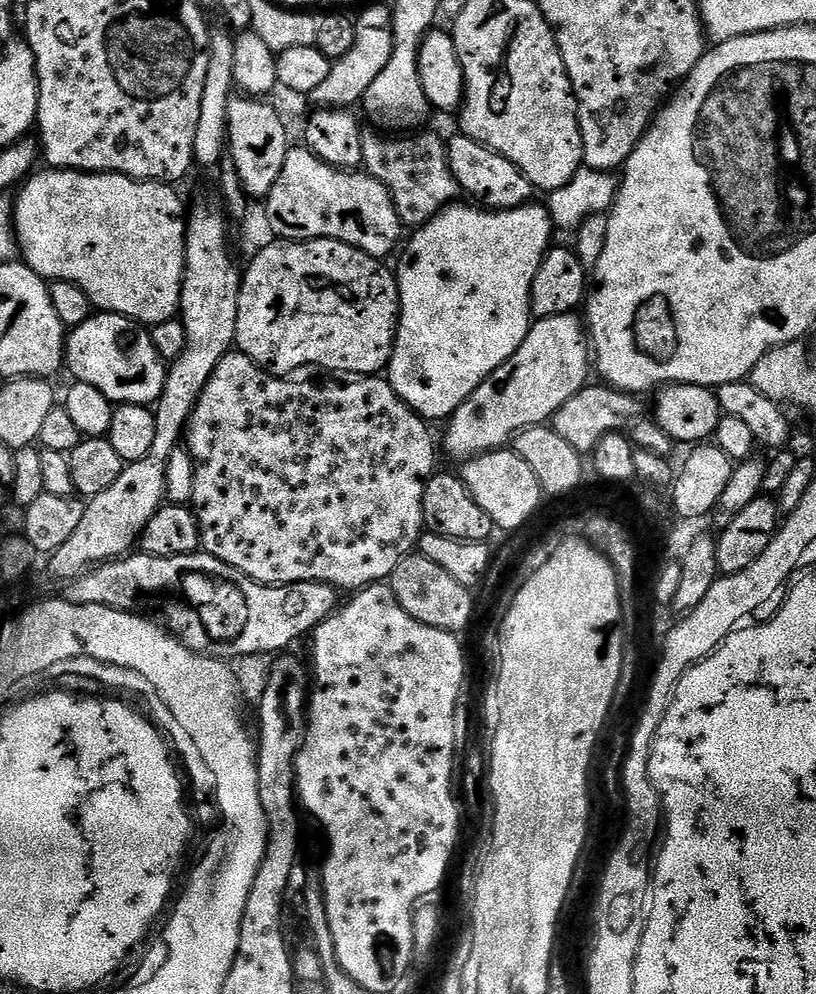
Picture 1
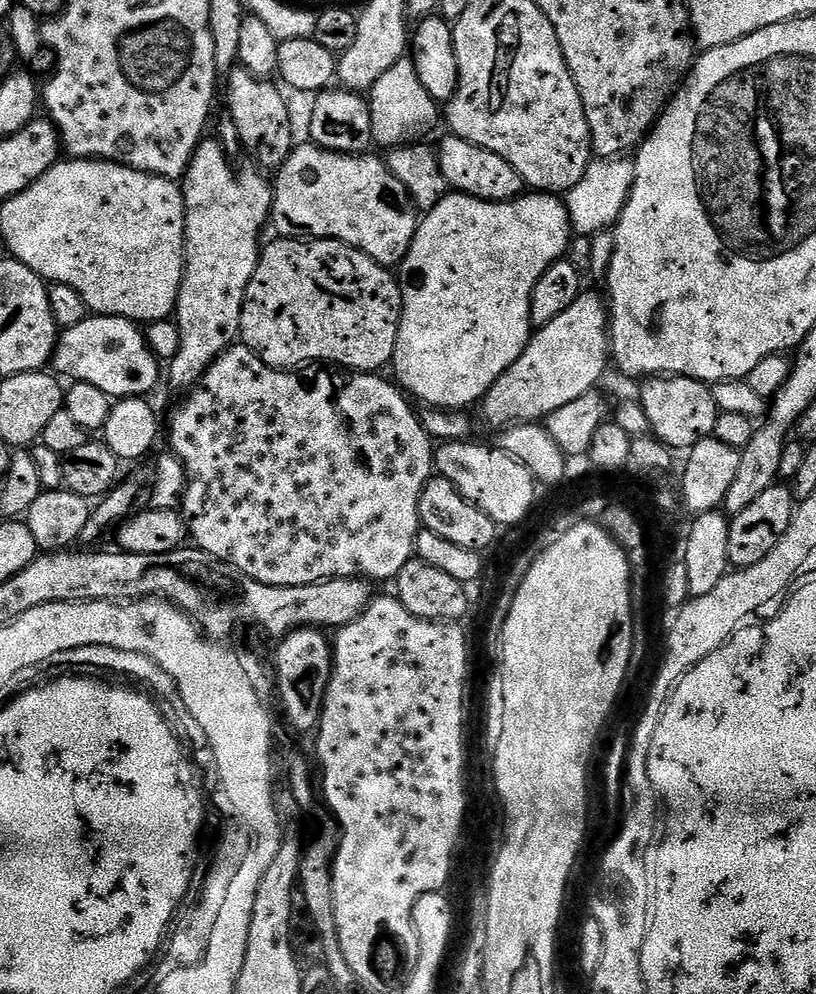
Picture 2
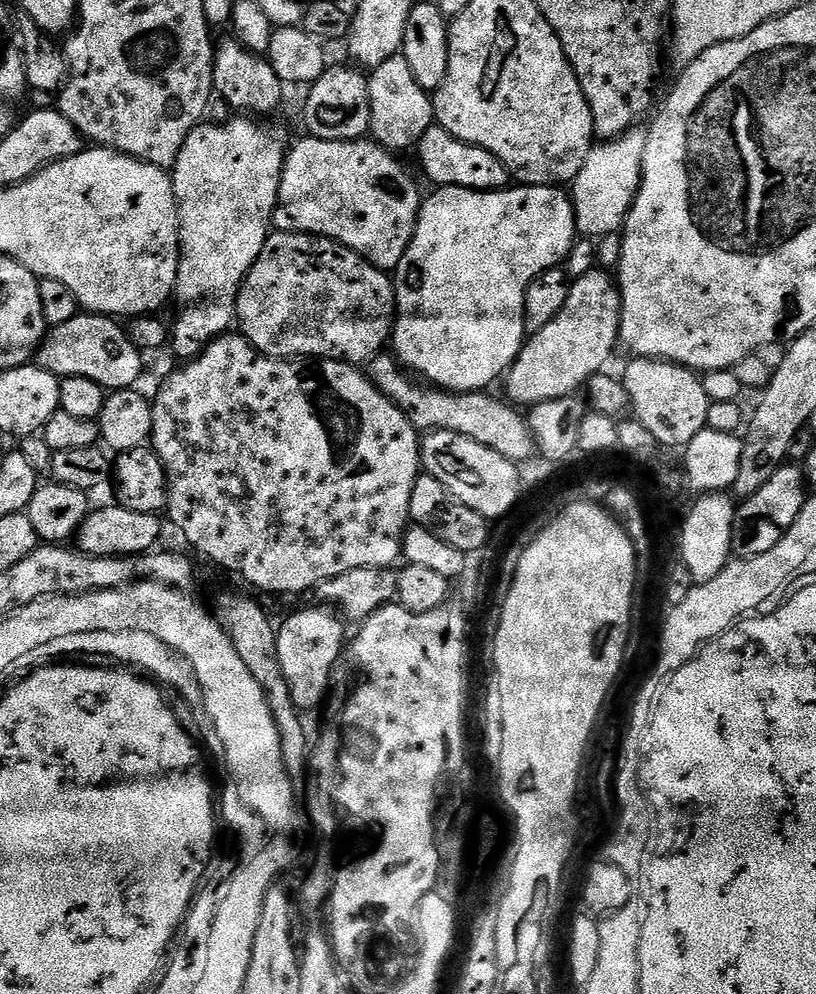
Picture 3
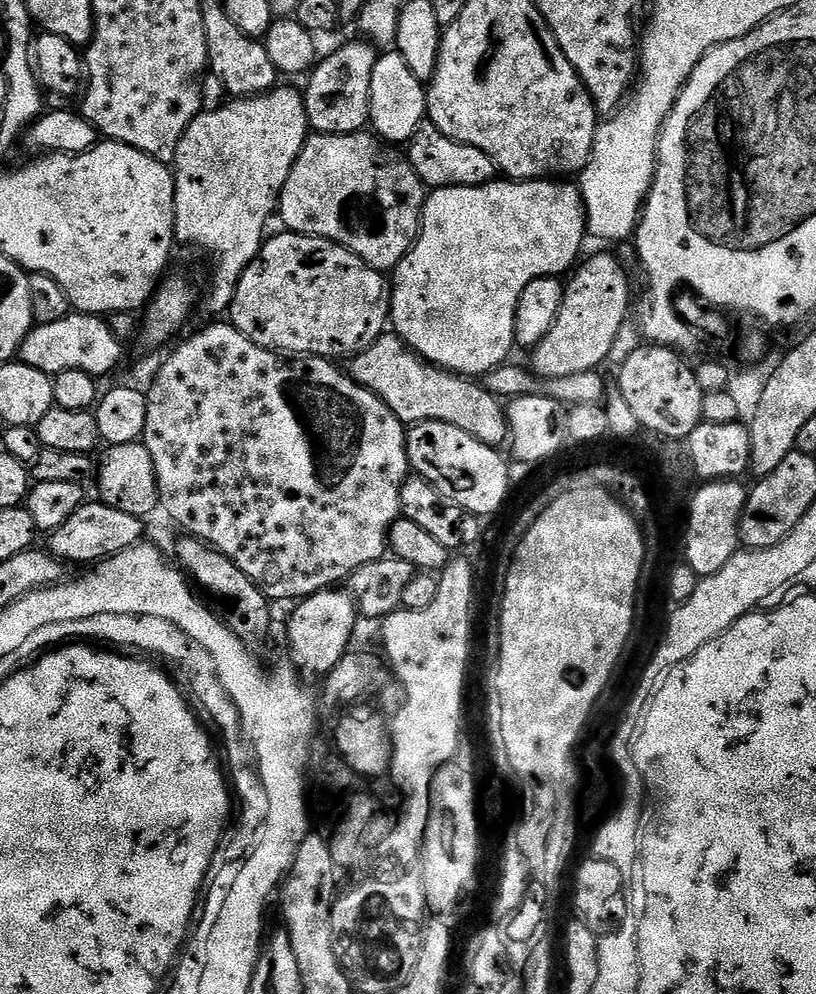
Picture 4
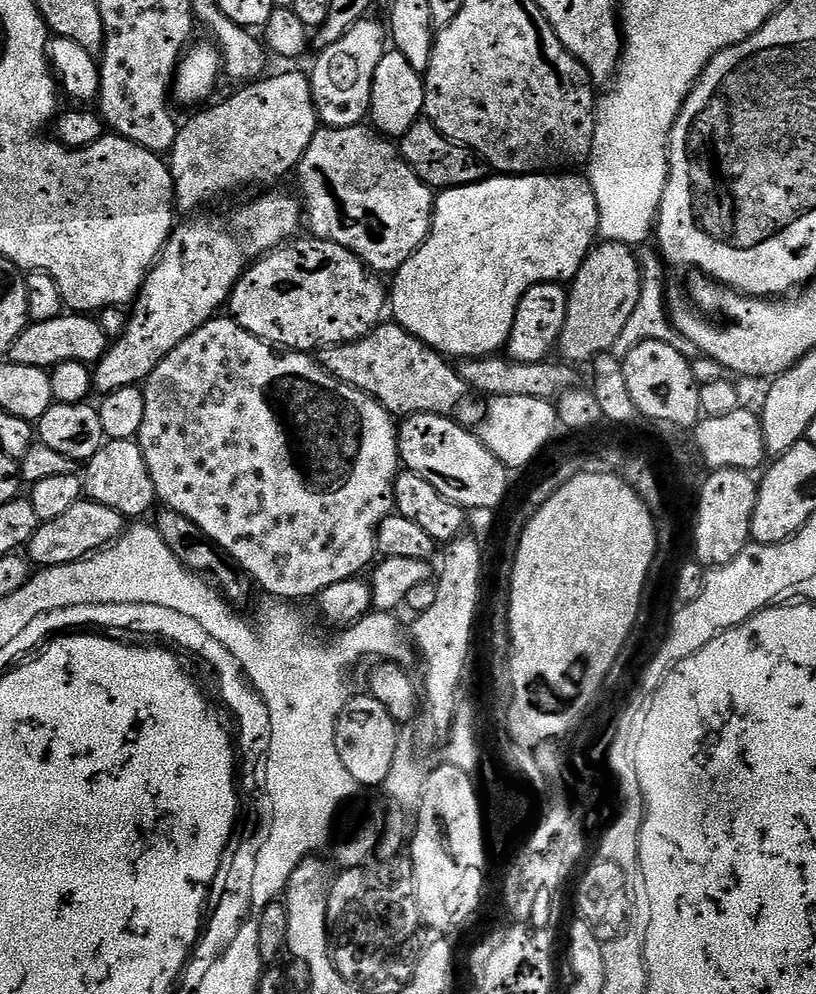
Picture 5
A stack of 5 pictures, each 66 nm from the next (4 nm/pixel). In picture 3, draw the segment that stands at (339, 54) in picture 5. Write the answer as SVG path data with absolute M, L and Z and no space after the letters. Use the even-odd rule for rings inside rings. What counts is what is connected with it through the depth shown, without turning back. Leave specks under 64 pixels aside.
M328 66L324 73L311 83L309 97L302 115L302 121L308 127L306 129L307 135L329 140L330 142L363 140L369 135L372 126L372 111L370 110L370 98L368 97L369 77L359 67L351 67L334 68L334 66Z

